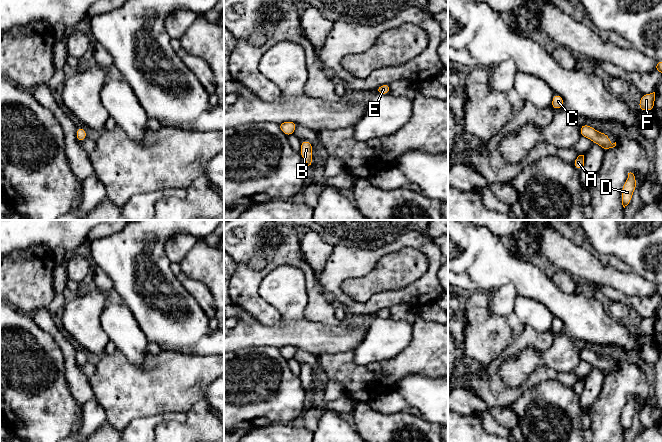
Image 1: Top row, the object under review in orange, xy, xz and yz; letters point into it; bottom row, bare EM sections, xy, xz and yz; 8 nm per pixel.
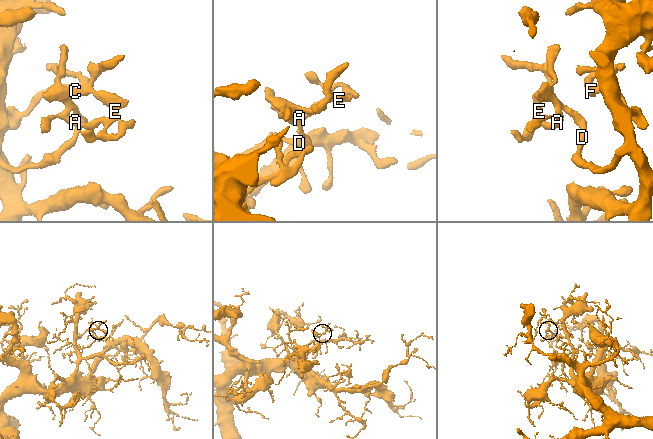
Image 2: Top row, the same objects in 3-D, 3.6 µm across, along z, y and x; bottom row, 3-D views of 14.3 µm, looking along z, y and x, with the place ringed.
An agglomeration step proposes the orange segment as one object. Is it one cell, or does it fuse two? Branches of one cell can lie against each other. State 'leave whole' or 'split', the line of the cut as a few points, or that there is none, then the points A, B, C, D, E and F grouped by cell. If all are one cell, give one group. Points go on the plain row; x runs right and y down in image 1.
leave whole; cut none; groups A B C D E F

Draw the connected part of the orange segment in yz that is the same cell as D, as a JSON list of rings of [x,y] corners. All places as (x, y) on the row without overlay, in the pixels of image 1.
[[[628,397],[628,402],[622,411],[621,425],[625,432],[633,421],[633,415],[637,411],[636,402],[633,397]]]

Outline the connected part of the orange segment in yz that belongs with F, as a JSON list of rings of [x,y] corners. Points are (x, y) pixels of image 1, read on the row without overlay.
[[[655,316],[643,318],[639,325],[639,333],[642,335],[654,335]]]

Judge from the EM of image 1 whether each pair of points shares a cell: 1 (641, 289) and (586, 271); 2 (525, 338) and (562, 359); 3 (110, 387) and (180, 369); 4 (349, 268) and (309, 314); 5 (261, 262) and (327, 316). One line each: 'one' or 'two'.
1: one
2: two
3: one
4: two
5: two

